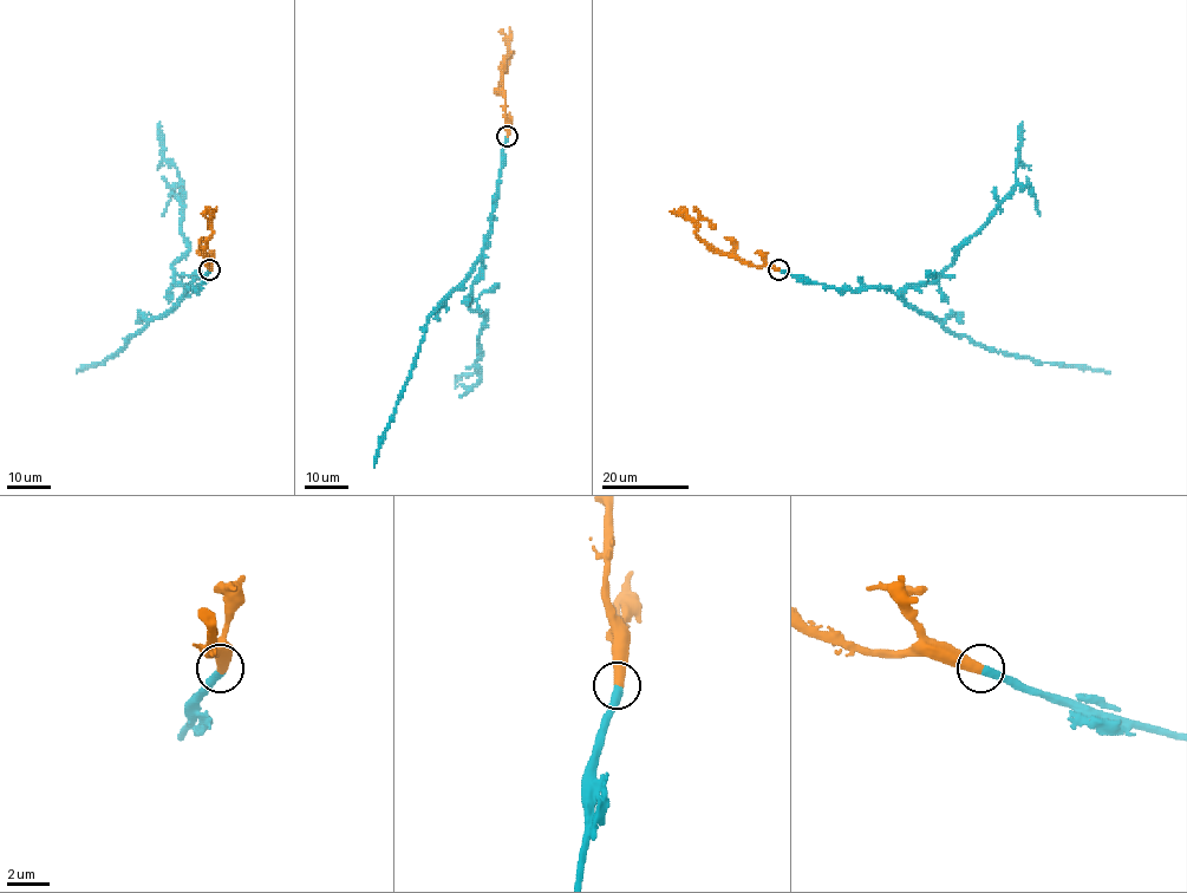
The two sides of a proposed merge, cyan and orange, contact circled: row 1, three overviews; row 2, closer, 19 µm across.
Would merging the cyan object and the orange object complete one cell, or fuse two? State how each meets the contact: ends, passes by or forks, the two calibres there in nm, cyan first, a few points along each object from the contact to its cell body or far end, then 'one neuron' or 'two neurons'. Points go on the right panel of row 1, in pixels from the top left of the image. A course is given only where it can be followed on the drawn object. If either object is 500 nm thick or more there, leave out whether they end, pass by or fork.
calibres 400 and 500 nm; course cyan (778, 269), (852, 291), (888, 288), (926, 315), (933, 315), (946, 328), (997, 351), (1110, 372); course orange (778, 269), (749, 266), (711, 251), (696, 233), (696, 222), (684, 212), (671, 213); one neuron

